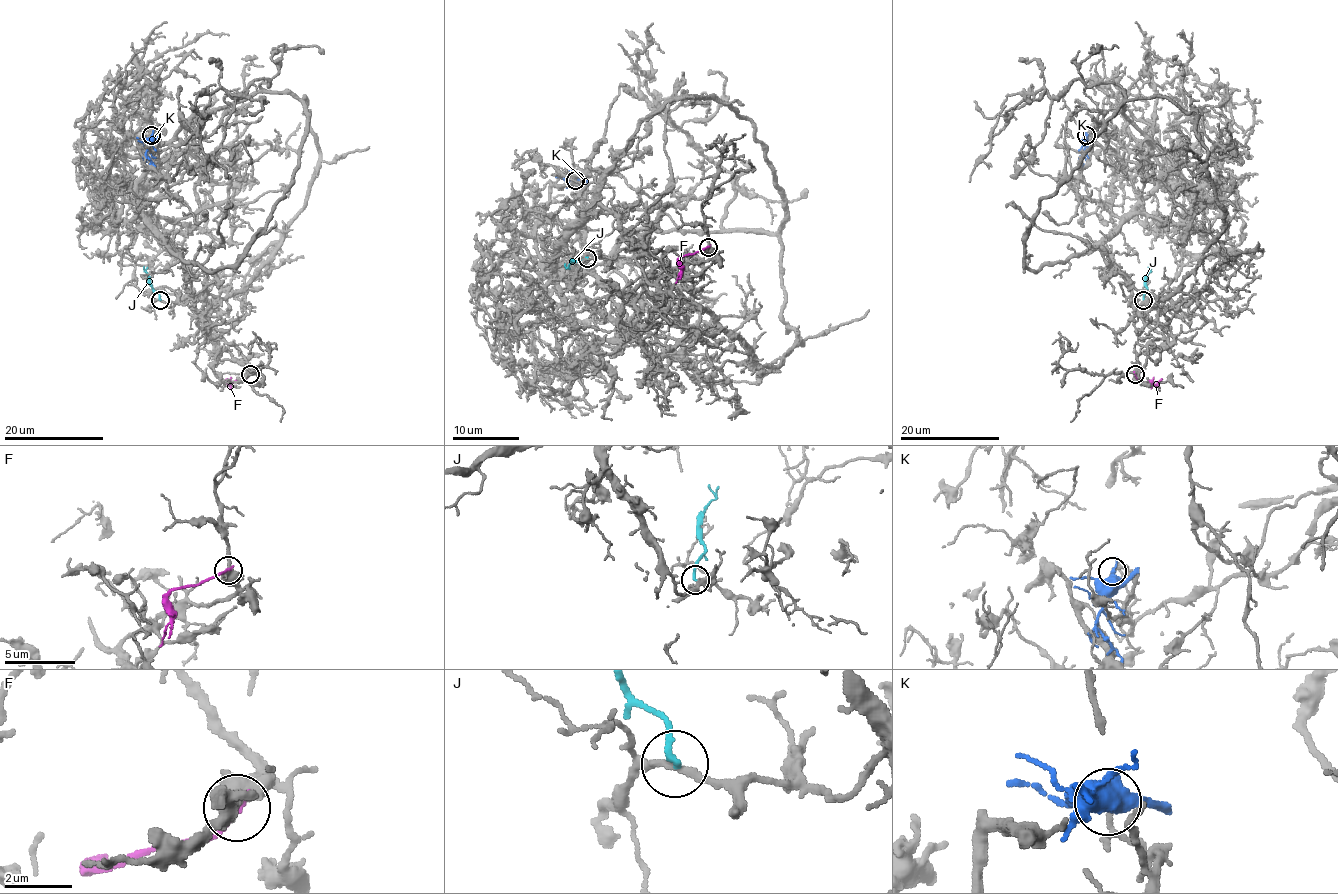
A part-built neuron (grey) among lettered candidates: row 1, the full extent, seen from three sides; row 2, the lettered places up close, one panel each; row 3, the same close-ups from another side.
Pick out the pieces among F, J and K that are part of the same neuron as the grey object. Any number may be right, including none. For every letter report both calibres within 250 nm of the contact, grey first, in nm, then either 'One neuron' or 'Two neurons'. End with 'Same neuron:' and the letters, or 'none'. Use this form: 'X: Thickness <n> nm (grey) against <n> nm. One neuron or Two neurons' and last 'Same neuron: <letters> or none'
F: Thickness 380 nm (grey) against 200 nm. Two neurons
J: Thickness 190 nm (grey) against 180 nm. Two neurons
K: Thickness 90 nm (grey) against 550 nm. Two neurons
Same neuron: none

